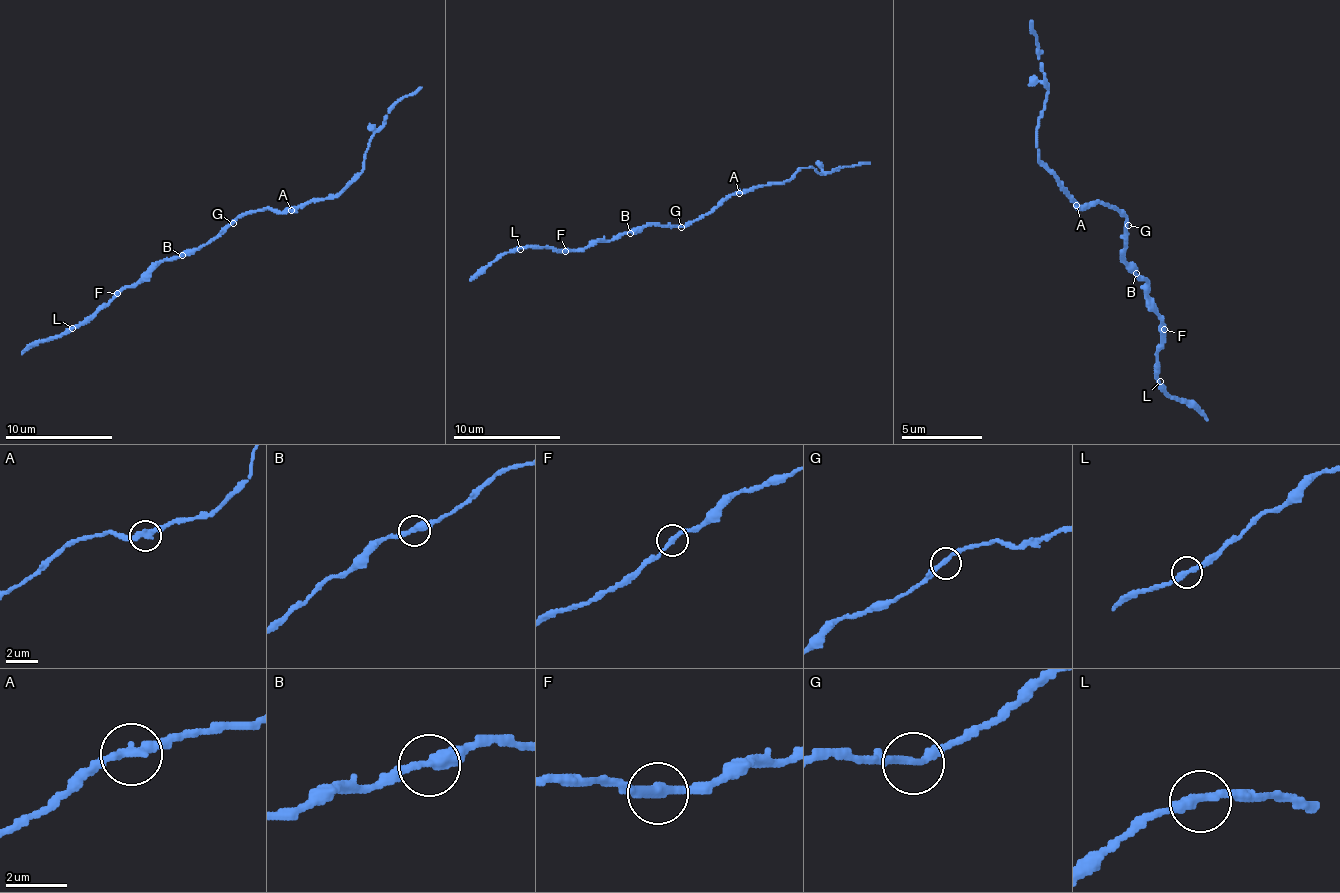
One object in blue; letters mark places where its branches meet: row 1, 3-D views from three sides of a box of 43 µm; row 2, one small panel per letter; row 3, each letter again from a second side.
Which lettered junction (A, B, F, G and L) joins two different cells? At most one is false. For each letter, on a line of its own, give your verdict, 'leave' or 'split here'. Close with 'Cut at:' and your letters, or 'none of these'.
A: leave
B: leave
F: leave
G: leave
L: leave
Cut at: none of these

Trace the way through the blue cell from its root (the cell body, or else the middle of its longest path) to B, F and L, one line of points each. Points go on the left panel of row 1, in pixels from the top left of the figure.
B: (233, 221), (217, 237), (182, 255)
F: (233, 221), (217, 237), (193, 250), (155, 263), (136, 282), (126, 285), (117, 293)
L: (233, 221), (203, 245), (155, 263), (136, 282), (126, 285), (107, 304), (101, 304), (72, 328)

